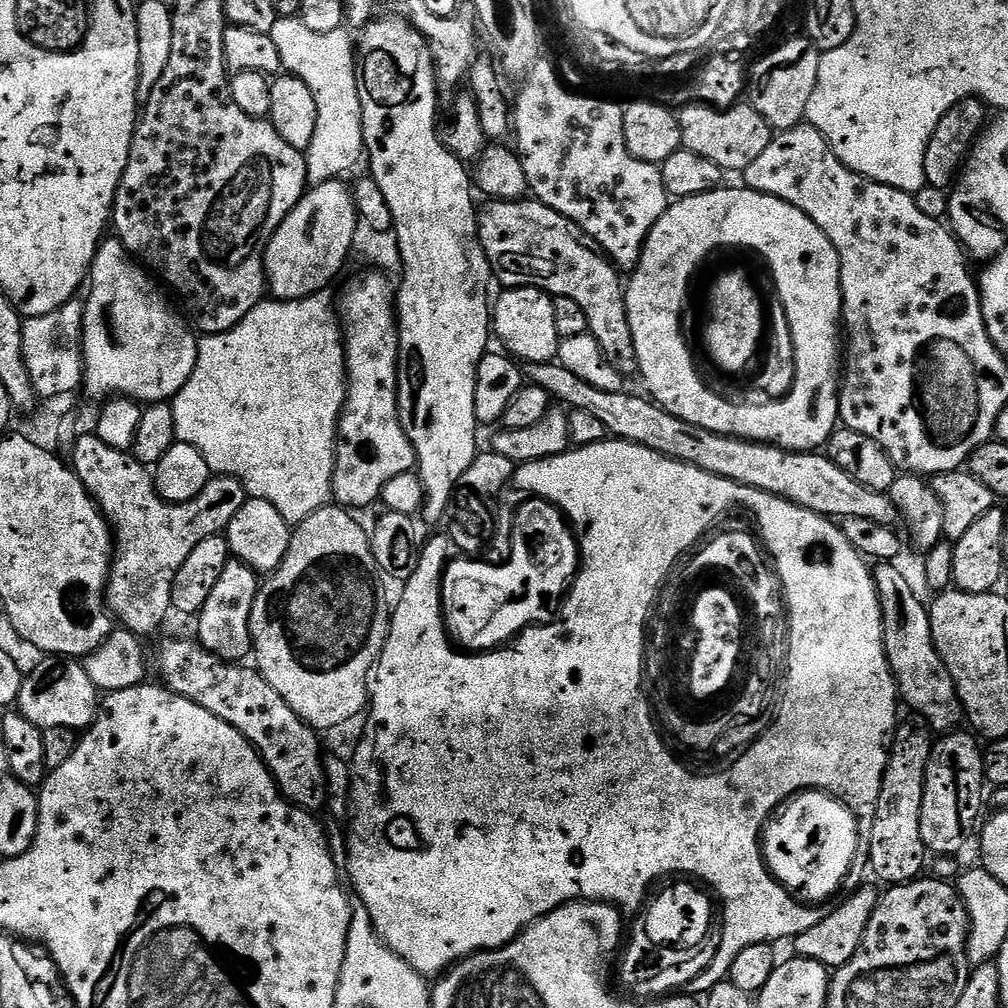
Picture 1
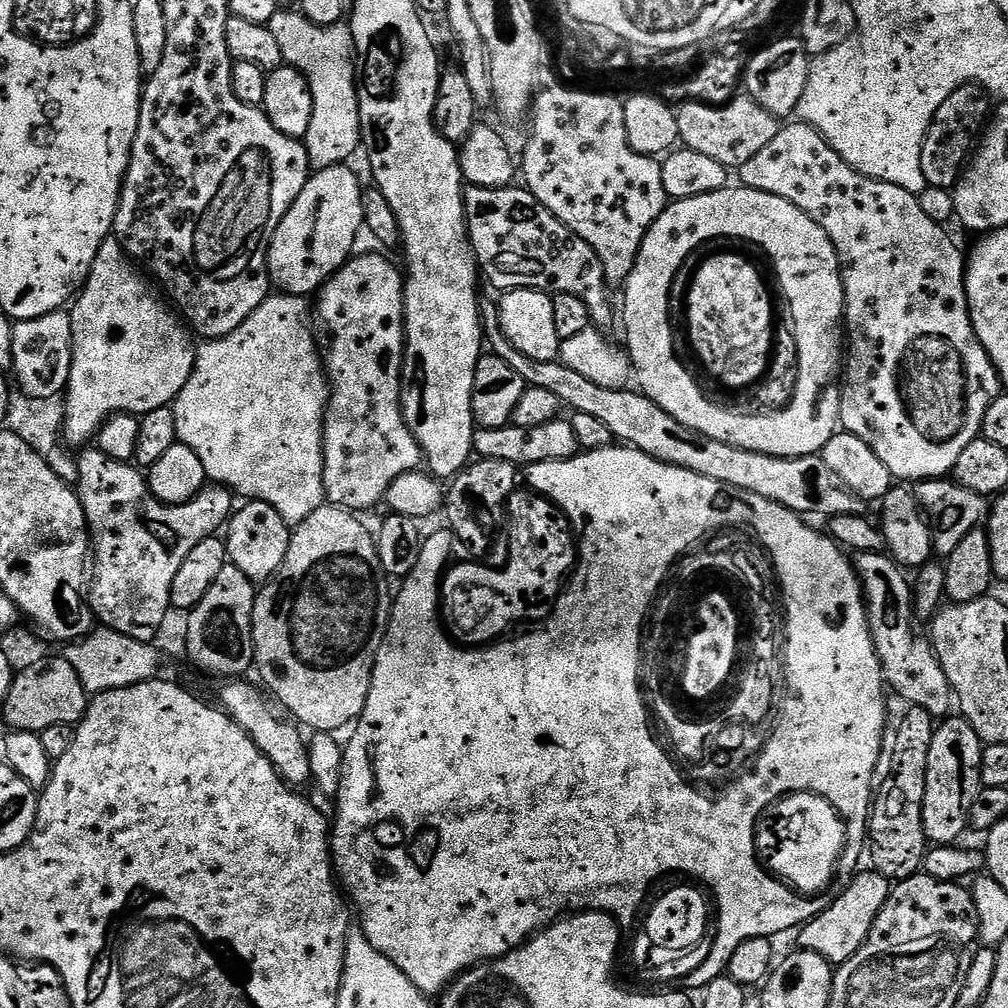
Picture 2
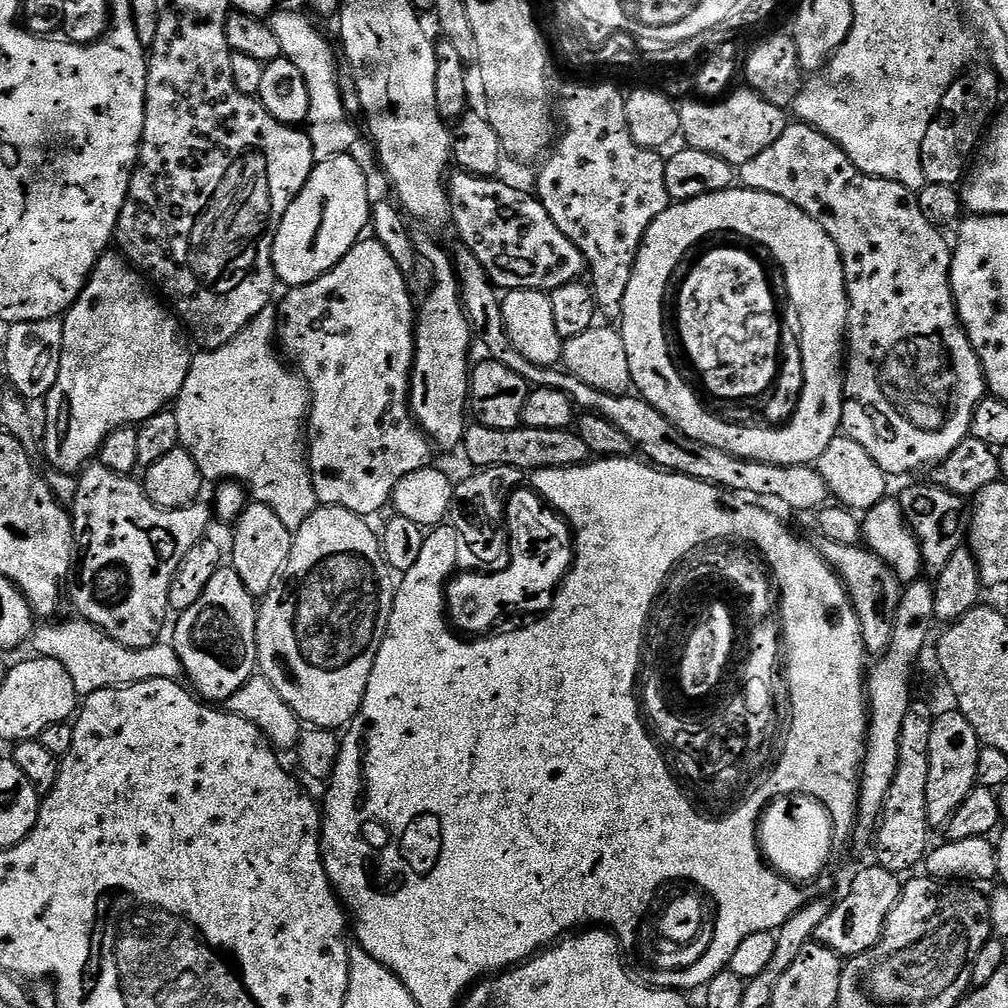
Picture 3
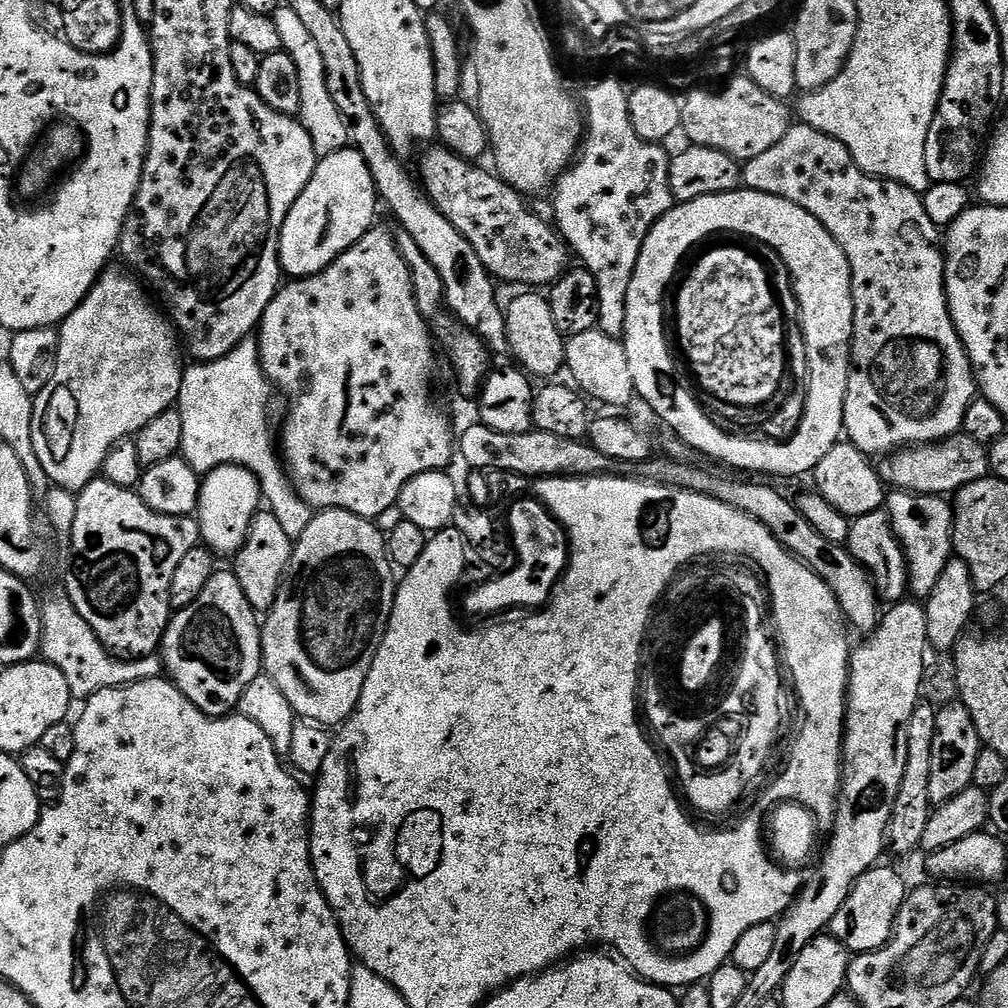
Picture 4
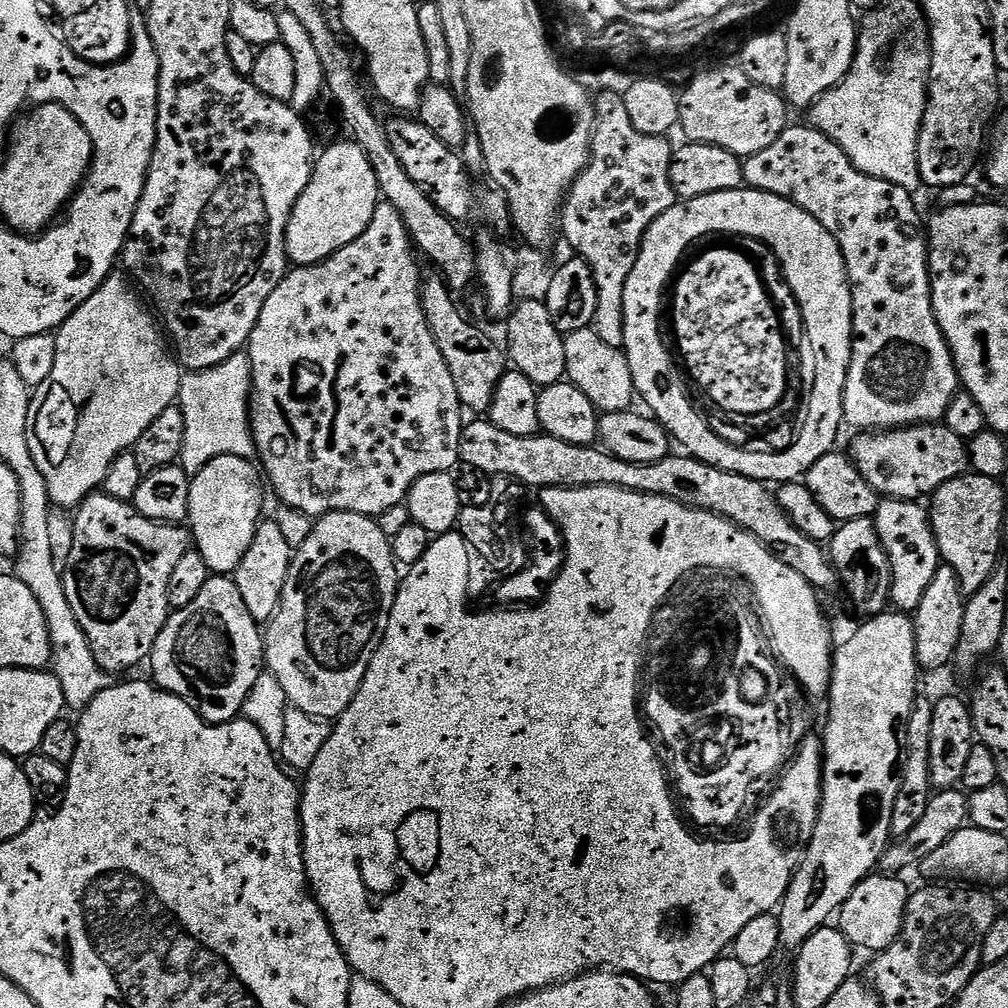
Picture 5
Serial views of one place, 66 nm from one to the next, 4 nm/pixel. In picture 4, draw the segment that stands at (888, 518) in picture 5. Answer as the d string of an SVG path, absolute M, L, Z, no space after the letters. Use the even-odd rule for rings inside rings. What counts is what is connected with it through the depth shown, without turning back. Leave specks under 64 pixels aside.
M892 490L886 496L886 511L908 563L908 586L911 595L917 601L927 601L930 590L934 590L938 577L946 567L946 562L954 556L953 505L943 496Z

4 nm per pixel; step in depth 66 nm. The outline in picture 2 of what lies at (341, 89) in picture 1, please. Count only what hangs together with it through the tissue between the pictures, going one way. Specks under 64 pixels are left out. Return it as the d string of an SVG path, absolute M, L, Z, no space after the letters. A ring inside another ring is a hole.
M277 10L274 18L270 18L268 29L274 38L278 38L284 64L297 68L308 79L314 110L310 130L306 130L302 143L308 150L309 165L319 170L348 162L362 144L360 99L356 97L358 68L353 60L351 27L344 22L334 26L318 26L299 10Z

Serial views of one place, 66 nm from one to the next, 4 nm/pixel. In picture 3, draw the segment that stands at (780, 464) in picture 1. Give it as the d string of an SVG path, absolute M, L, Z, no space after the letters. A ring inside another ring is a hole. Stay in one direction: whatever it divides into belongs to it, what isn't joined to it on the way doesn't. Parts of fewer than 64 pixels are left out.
M463 246L457 247L457 249L457 252L454 252L456 281L460 283L460 300L464 304L464 313L468 319L468 325L472 327L473 337L478 341L479 347L481 344L488 351L485 353L491 359L502 362L502 366L510 366L510 370L514 370L514 374L519 374L527 384L537 388L562 390L562 394L566 394L572 400L572 403L576 405L577 409L583 410L588 414L595 414L606 418L606 422L618 426L618 430L622 430L622 434L626 434L626 438L630 438L630 442L638 449L638 452L640 448L641 453L639 452L639 455L645 461L655 464L658 468L669 472L677 472L683 476L689 476L707 484L713 484L719 488L725 488L729 494L739 494L745 498L764 498L760 496L769 496L770 499L777 500L778 503L785 504L788 508L797 508L800 512L814 511L813 513L815 513L829 503L830 493L826 486L826 478L822 478L819 467L811 464L803 464L802 466L774 466L766 462L754 462L746 458L738 458L734 454L726 454L726 450L718 450L714 446L706 446L706 442L698 442L694 438L689 438L687 434L682 434L682 430L678 430L678 426L674 426L674 422L667 420L658 409L650 406L650 402L646 402L643 396L639 394L625 394L622 396L606 394L602 390L594 390L594 386L586 386L586 382L582 382L582 378L574 378L574 374L570 374L567 370L561 370L556 366L543 368L534 362L530 362L530 358L525 358L523 354L518 354L514 342L510 342L510 334L506 334L506 322L502 318L501 293L486 274L482 262L478 262L478 258L474 258L472 251Z

